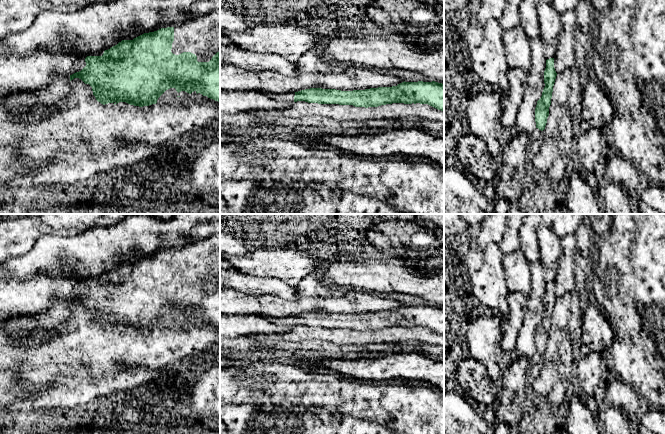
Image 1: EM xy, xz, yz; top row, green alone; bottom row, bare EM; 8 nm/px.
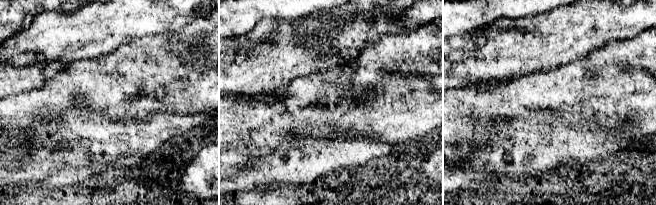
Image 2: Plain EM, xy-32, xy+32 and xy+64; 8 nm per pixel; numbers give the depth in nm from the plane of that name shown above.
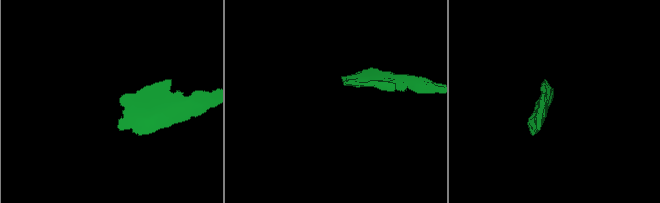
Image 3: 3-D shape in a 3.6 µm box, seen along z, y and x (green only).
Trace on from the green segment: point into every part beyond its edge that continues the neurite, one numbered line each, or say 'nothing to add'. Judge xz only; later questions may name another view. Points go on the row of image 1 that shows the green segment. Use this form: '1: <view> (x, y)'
1: xz (284, 97)

